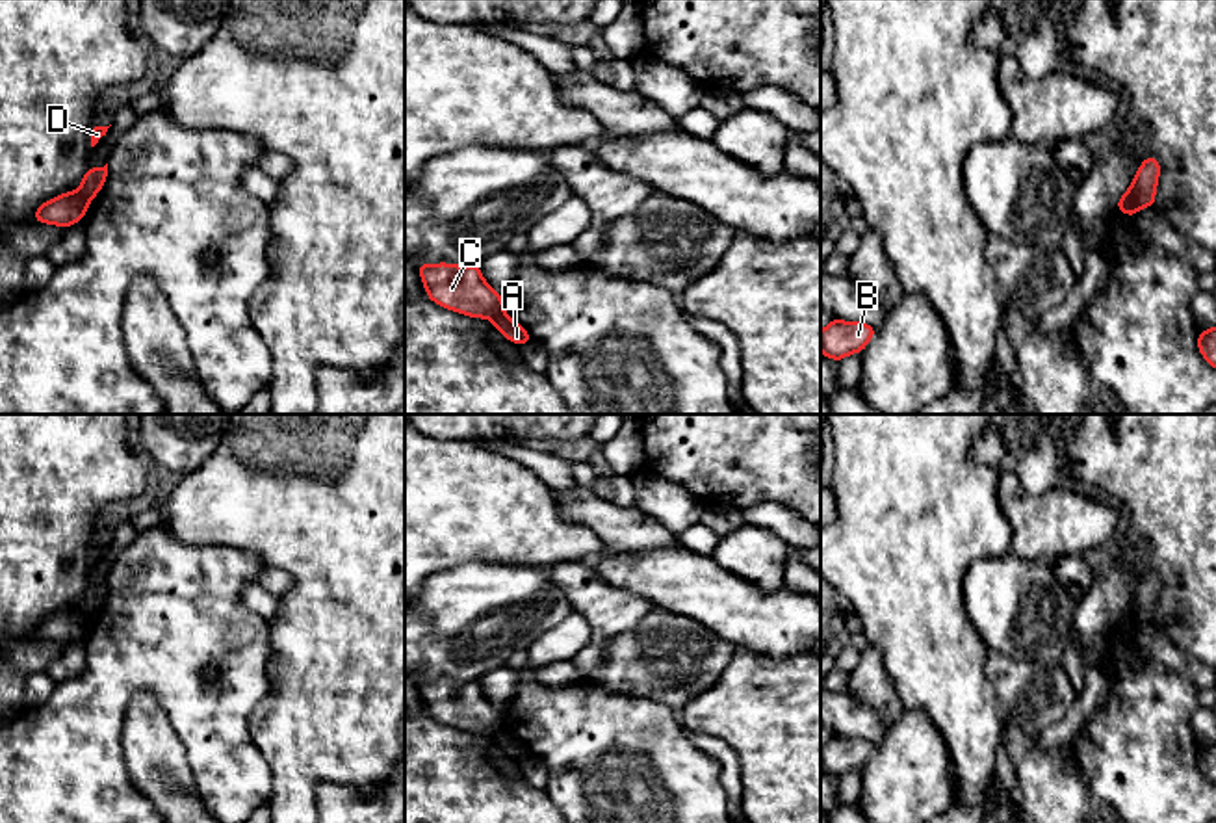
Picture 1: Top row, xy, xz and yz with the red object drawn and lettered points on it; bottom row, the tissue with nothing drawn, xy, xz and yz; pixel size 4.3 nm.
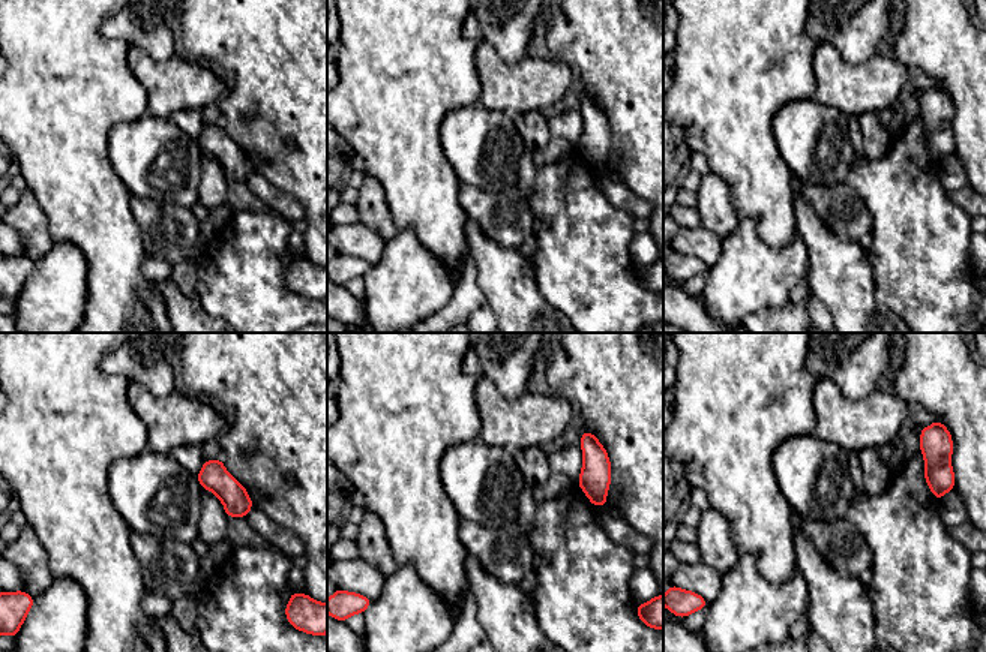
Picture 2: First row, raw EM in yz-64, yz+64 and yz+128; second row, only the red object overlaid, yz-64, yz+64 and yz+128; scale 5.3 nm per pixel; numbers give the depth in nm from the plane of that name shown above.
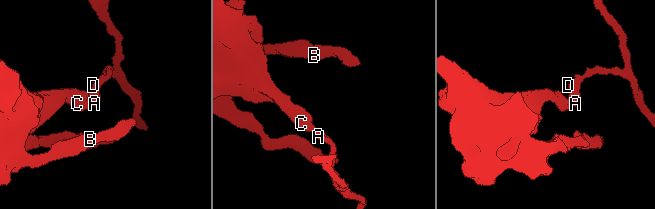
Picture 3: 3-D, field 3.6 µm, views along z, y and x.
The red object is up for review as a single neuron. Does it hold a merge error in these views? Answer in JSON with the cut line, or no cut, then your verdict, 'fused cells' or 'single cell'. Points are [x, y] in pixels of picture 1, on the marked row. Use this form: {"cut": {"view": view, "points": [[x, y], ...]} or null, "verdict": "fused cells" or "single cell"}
{"cut": {"view": "yz", "points": [[1129, 188], [1138, 209]]}, "verdict": "fused cells"}

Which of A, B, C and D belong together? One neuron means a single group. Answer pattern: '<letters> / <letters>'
A D / B C

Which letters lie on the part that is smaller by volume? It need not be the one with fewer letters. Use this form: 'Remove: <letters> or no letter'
Remove: A, D

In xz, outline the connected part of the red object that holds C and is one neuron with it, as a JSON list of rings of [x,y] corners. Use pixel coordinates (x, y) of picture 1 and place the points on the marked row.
[[[416,264],[427,297],[442,308],[470,316],[494,320],[505,310],[503,295],[483,277],[479,264]]]

